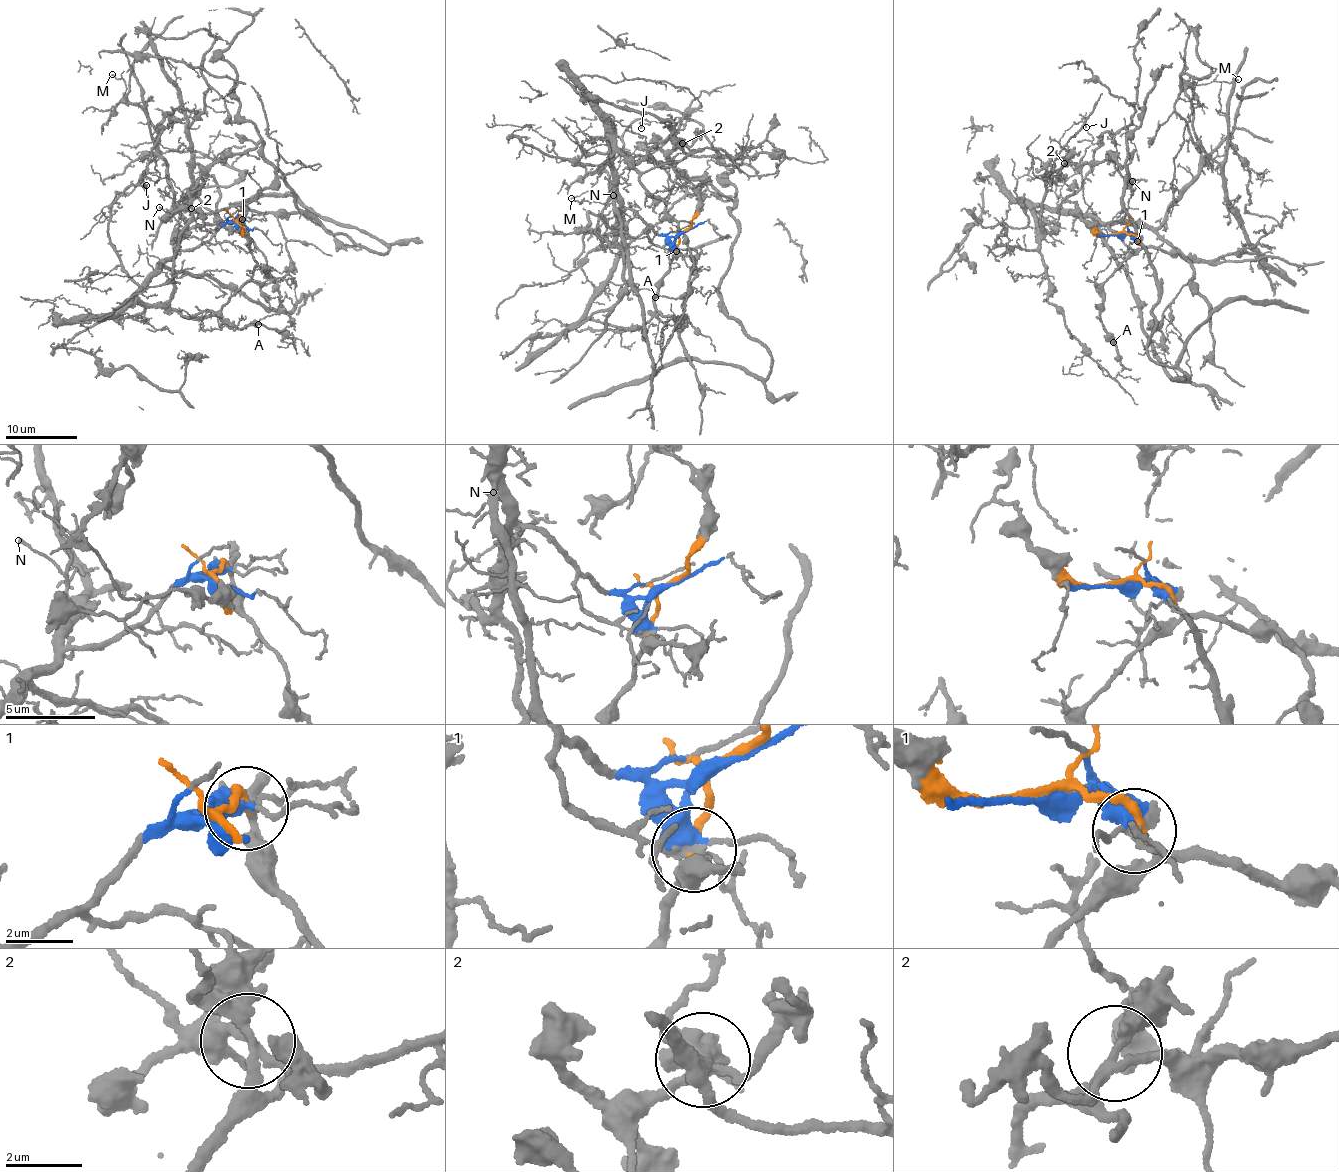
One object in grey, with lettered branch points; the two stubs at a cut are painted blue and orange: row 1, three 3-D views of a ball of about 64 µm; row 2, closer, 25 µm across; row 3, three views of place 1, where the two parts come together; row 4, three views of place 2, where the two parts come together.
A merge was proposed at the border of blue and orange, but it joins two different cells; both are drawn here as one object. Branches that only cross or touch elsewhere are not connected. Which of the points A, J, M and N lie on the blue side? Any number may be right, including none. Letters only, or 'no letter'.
J, M, N

